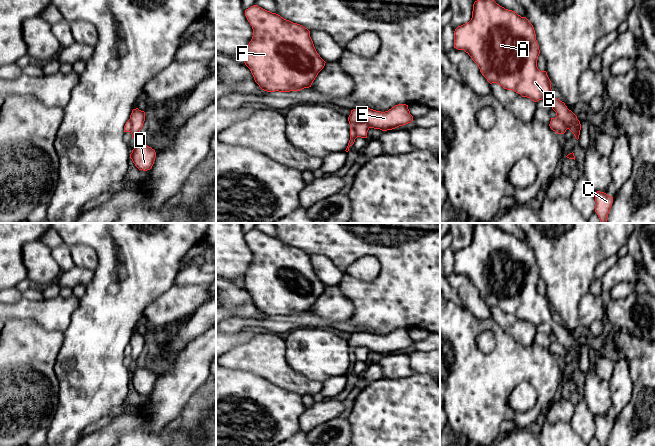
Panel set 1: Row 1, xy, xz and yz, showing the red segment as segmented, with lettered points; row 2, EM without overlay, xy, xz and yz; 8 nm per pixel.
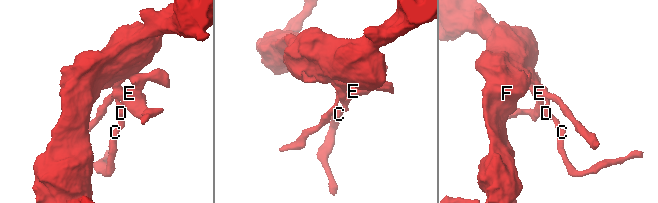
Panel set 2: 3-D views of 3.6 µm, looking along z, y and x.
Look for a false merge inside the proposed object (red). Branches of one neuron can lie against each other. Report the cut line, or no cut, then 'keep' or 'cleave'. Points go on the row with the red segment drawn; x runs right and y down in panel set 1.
cut in xz along (352, 126), (356, 123), (366, 123), (370, 127); cleave

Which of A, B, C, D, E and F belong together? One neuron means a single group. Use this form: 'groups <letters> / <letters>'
groups A B C D F / E

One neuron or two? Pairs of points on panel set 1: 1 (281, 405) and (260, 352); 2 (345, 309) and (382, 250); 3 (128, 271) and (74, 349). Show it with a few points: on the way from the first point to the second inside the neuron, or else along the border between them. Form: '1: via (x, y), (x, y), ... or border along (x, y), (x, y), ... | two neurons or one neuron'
1: border along (251, 372), (294, 392) | two neurons
2: border along (337, 285), (353, 305), (353, 315), (349, 319) | two neurons
3: via (120, 290), (106, 317), (93, 330) | one neuron

